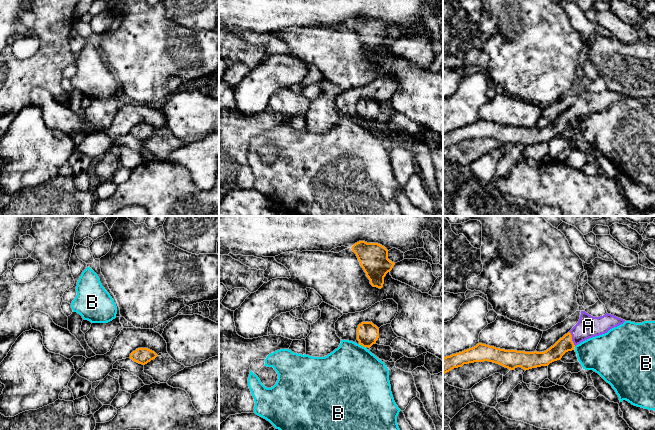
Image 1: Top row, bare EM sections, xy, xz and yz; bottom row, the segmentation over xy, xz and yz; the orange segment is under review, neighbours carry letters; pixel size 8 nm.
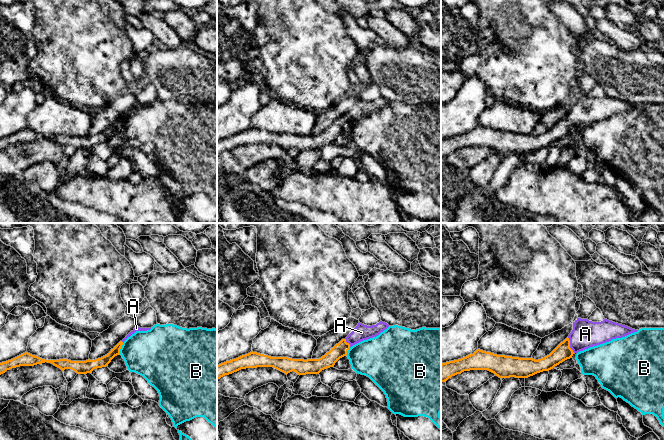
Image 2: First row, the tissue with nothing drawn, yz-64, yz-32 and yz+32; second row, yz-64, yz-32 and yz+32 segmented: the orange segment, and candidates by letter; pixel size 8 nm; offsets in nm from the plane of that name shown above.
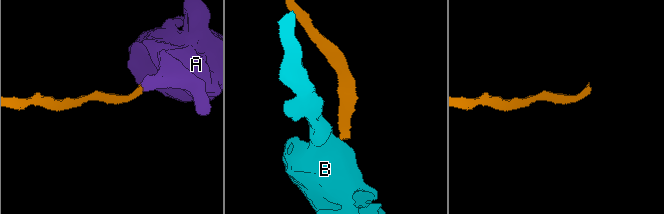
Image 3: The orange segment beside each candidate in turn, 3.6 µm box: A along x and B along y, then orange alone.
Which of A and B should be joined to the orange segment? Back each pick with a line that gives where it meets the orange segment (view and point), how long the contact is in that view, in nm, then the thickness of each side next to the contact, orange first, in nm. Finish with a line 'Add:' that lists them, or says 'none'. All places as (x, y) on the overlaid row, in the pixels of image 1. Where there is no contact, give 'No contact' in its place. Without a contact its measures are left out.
A: Touches orange at yz (571, 338). Shared border 130 nm. Thickness 120 nm (orange) against 180 nm
Add: A

